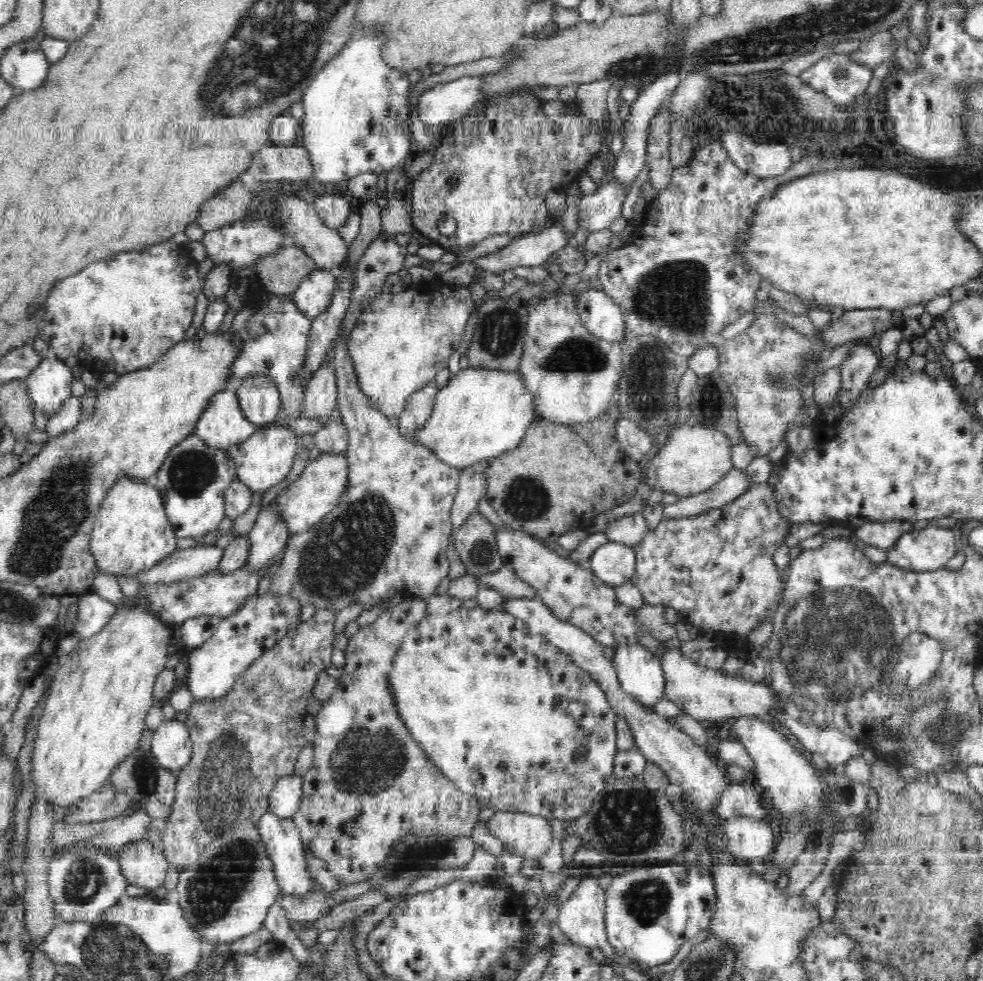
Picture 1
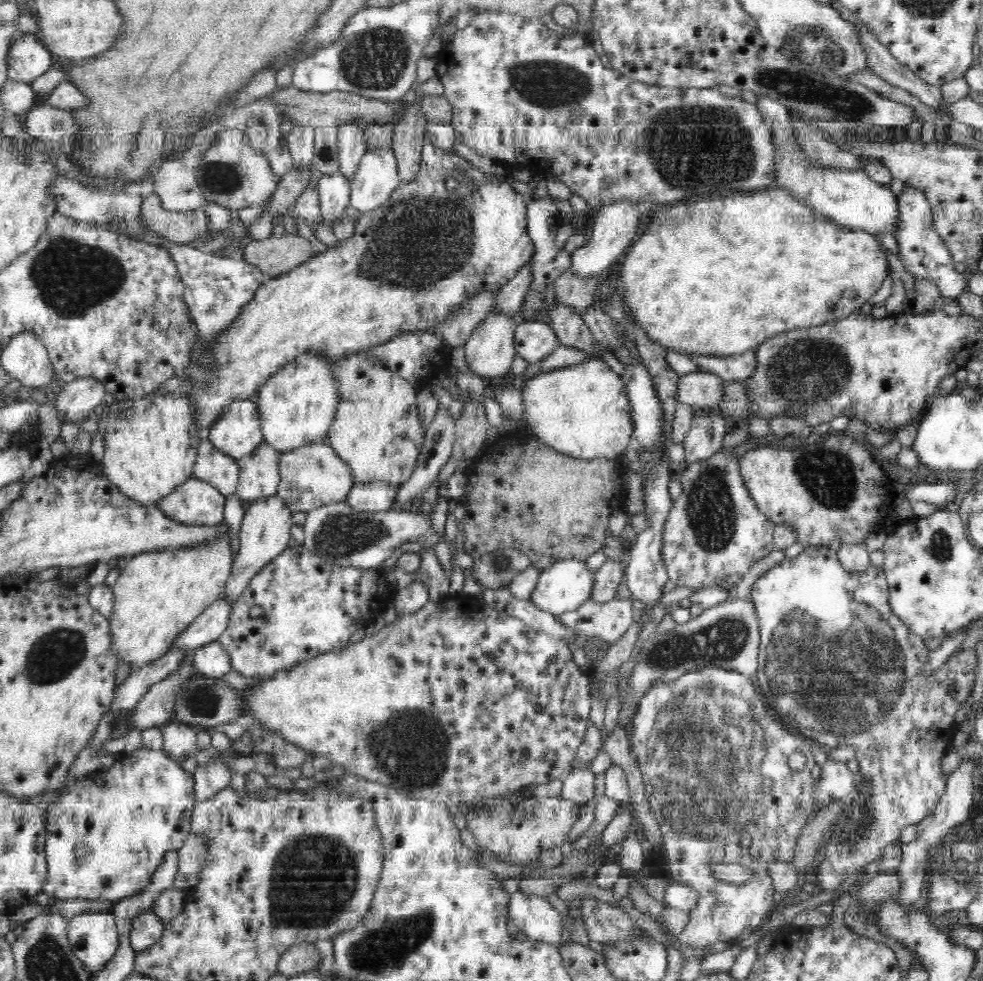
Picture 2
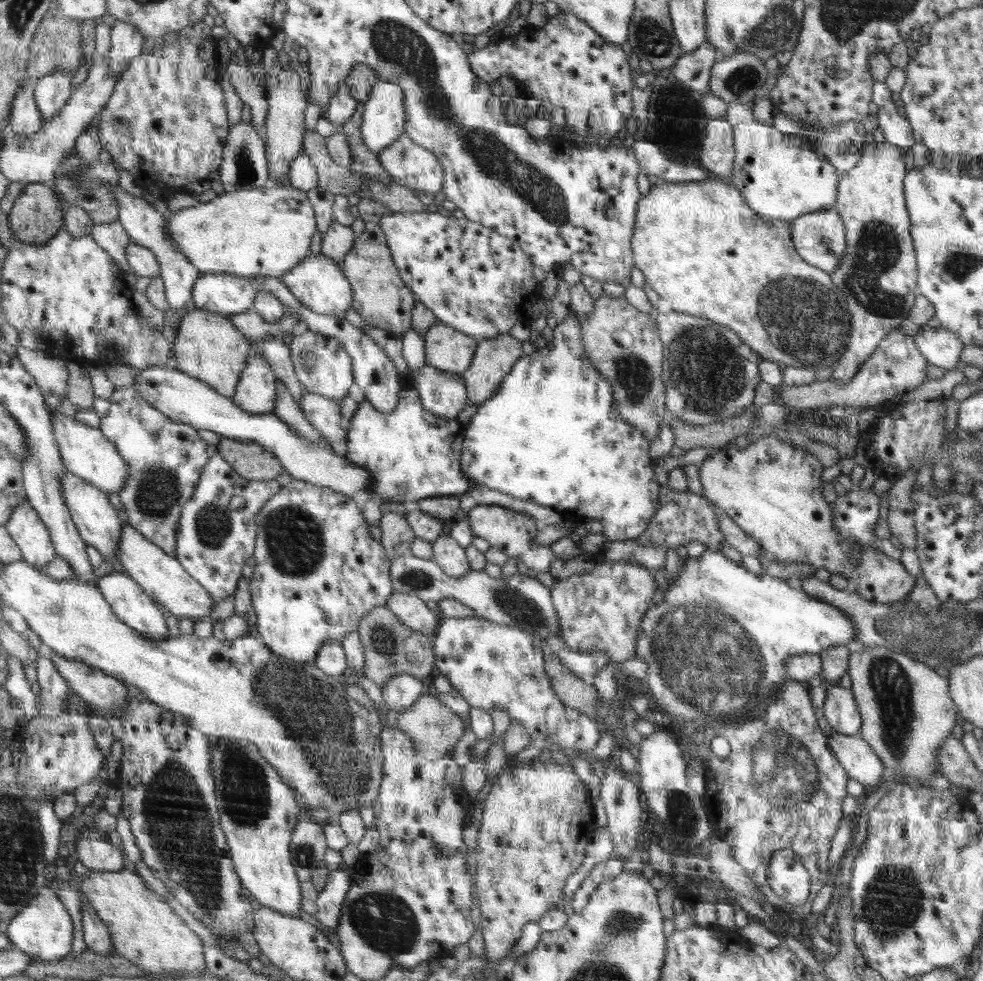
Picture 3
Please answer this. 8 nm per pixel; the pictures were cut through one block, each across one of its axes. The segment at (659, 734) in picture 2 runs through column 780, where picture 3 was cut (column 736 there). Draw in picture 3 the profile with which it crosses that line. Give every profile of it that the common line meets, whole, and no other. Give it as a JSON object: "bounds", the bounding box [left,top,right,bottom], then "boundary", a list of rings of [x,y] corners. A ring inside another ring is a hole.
{"bounds":[703,679,848,918],"boundary":[[[788,679],[775,692],[768,706],[768,712],[752,720],[744,722],[732,722],[722,724],[716,728],[716,722],[706,728],[703,742],[709,746],[710,740],[717,735],[723,736],[731,746],[731,752],[724,758],[720,758],[712,751],[708,751],[708,762],[705,764],[706,790],[704,804],[710,806],[712,825],[715,837],[732,846],[732,854],[736,862],[744,867],[746,874],[754,884],[758,884],[758,890],[763,894],[766,902],[773,904],[774,909],[782,914],[796,913],[798,918],[809,916],[812,910],[812,901],[820,888],[826,882],[826,868],[829,868],[828,852],[830,842],[824,838],[824,828],[828,824],[834,824],[834,832],[838,828],[838,822],[842,818],[842,800],[846,794],[846,782],[848,776],[840,760],[827,743],[826,735],[818,728],[816,716],[810,704],[810,688],[804,688],[800,681]],[[793,849],[800,853],[802,864],[807,868],[811,880],[809,898],[801,905],[791,905],[787,900],[772,894],[770,883],[767,880],[767,868],[774,858],[776,851]]]}

